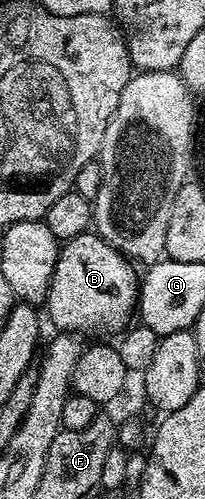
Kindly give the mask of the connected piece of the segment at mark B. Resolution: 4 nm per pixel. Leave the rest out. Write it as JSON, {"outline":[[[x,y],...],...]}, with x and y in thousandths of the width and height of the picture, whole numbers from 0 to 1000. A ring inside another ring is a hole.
{"outline":[[[439,461],[366,477],[312,483],[278,507],[268,549],[239,575],[239,641],[298,669],[420,669],[415,665],[556,665],[595,659],[654,639],[659,619],[678,609],[678,545],[580,501],[561,501],[468,463]]]}

